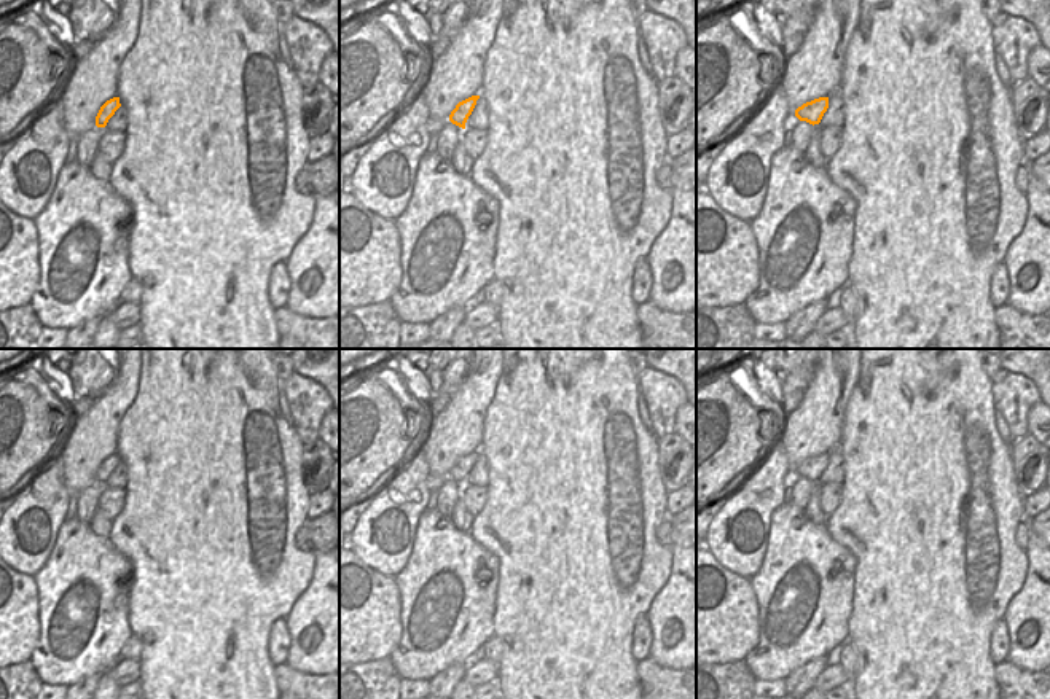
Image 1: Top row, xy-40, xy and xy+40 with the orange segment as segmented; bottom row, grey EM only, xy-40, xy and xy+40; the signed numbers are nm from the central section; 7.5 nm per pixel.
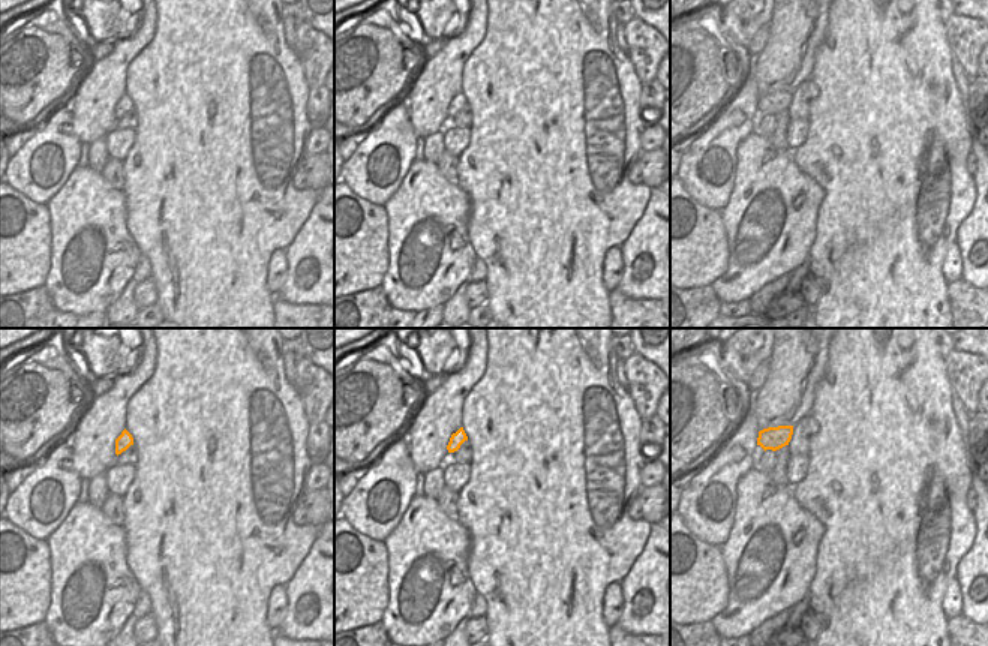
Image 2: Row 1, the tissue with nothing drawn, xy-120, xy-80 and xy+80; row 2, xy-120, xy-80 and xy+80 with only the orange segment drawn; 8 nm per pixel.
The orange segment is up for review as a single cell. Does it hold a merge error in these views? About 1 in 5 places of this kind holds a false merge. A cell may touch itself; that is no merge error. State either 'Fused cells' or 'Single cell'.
Single cell.

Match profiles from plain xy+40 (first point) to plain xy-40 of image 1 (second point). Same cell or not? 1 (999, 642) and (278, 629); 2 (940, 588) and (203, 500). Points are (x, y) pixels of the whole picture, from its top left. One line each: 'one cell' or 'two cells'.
1: one cell
2: one cell

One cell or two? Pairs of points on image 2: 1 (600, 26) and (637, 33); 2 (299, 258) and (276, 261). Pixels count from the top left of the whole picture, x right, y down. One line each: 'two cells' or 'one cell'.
1: two cells
2: two cells

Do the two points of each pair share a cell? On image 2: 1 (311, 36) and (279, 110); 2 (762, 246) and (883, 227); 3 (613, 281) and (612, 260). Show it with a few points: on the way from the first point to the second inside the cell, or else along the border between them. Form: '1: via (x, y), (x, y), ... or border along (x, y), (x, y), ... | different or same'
1: border along (291, 48), (309, 87) | different
2: border along (822, 203), (810, 261) | different
3: via (612, 276), (612, 264) | same

